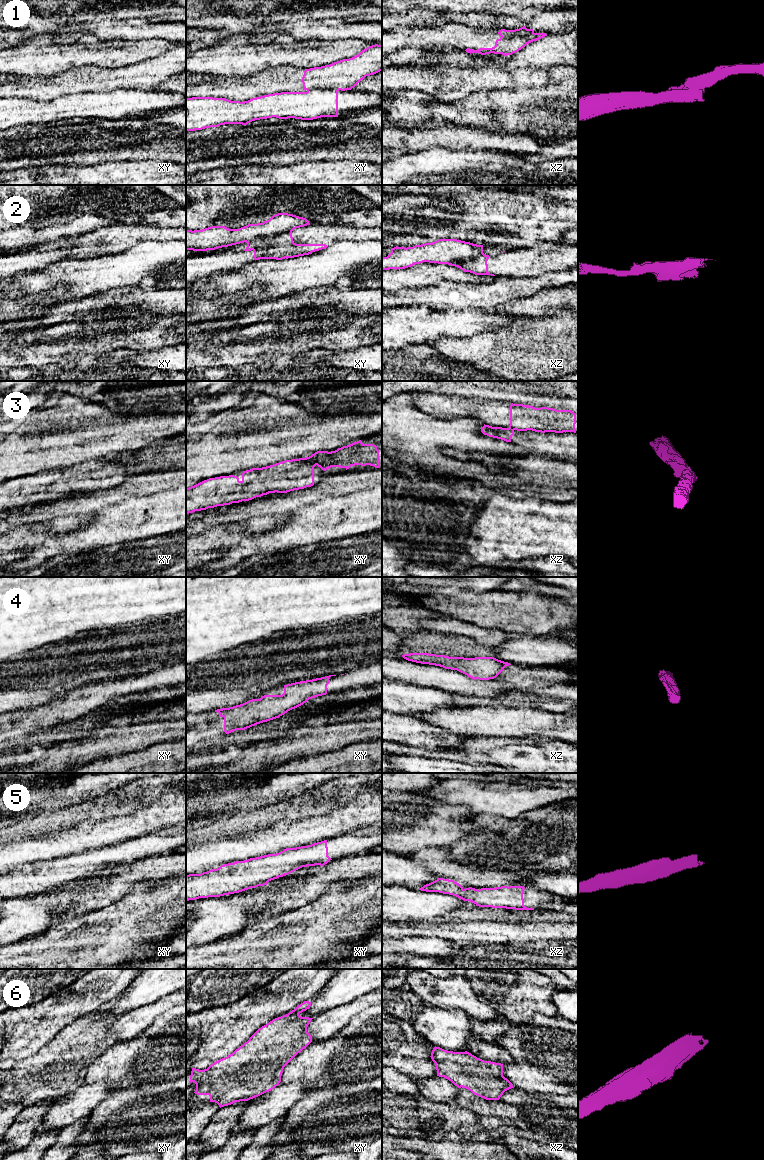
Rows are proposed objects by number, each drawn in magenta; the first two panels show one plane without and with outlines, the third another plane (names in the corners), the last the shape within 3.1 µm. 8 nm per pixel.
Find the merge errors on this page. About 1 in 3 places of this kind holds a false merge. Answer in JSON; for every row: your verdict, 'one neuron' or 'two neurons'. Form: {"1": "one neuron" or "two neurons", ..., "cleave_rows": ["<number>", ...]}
{"1": "two neurons", "2": "two neurons", "3": "two neurons", "4": "one neuron", "5": "one neuron", "6": "one neuron", "cleave_rows": ["1", "2", "3"]}

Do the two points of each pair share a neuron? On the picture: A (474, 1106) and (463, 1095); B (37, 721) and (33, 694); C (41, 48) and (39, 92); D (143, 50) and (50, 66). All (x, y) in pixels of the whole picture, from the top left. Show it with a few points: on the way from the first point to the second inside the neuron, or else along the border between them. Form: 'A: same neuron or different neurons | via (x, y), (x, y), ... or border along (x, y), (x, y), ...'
A: same neuron | via (471, 1103), (466, 1098)
B: different neurons | border along (57, 698), (43, 704), (18, 710)
C: different neurons | border along (63, 70), (50, 75), (20, 77)
D: same neuron | via (120, 53), (73, 54)

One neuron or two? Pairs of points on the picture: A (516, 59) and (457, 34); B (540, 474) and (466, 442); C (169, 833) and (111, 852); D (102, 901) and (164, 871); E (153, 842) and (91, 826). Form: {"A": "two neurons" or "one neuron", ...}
{"A": "two neurons", "B": "two neurons", "C": "one neuron", "D": "one neuron", "E": "two neurons"}

